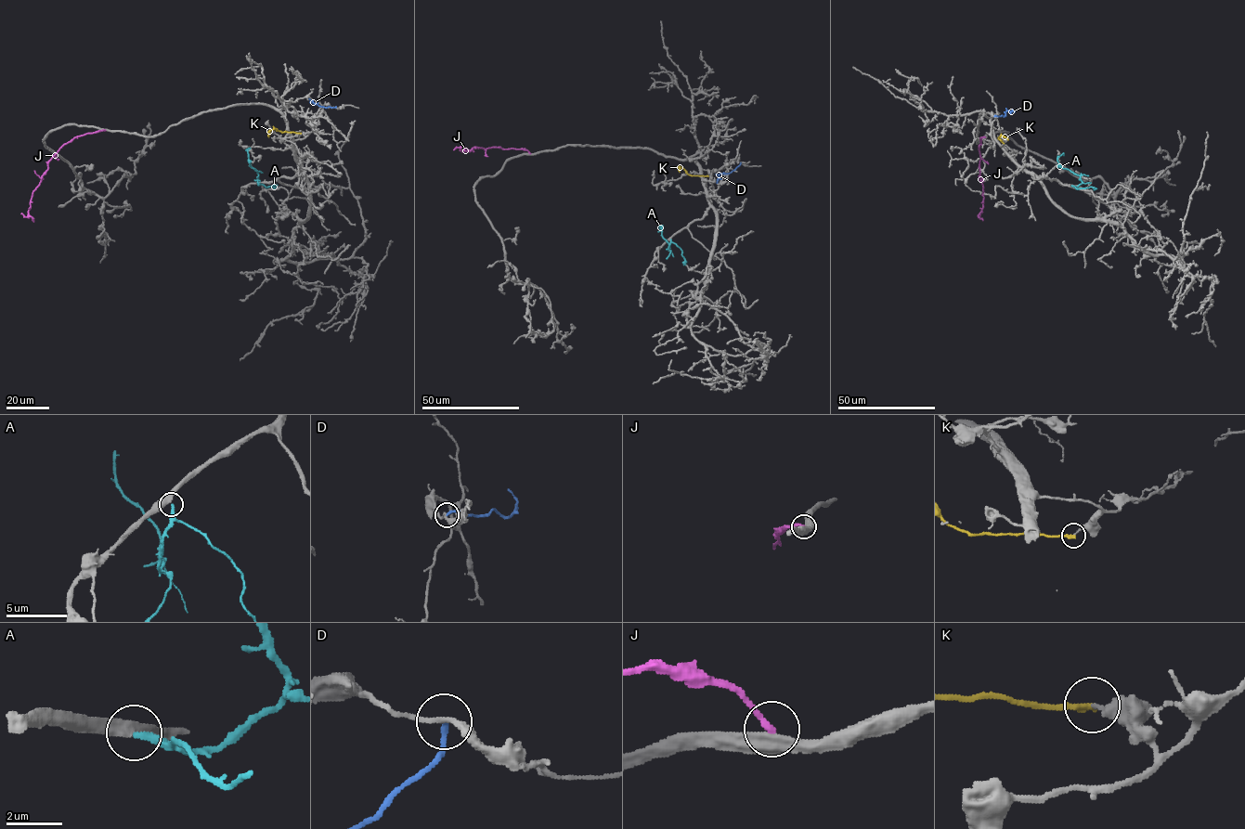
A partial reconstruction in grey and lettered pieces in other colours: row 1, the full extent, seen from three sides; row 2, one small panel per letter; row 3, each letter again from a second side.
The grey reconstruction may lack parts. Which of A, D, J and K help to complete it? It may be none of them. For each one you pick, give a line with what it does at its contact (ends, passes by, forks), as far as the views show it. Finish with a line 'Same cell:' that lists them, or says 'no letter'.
A: it ends
Same cell: A

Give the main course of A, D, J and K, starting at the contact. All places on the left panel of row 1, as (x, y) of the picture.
A: (259, 184), (257, 171), (250, 164), (248, 149), (245, 150)
D: (336, 107), (319, 106), (311, 101)
J: (105, 130), (75, 136), (52, 157), (32, 192), (28, 212), (33, 222)
K: (301, 133), (281, 132), (274, 128), (269, 132), (269, 136)

